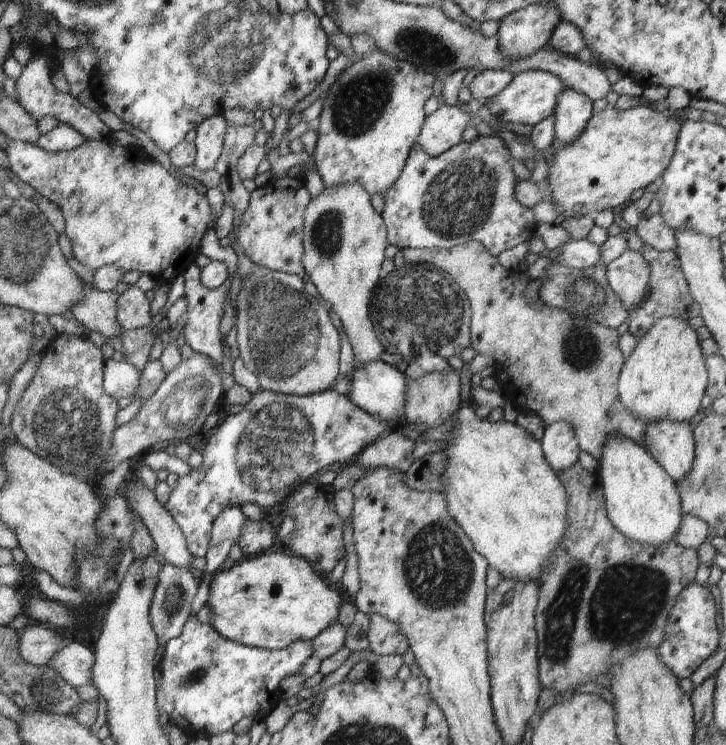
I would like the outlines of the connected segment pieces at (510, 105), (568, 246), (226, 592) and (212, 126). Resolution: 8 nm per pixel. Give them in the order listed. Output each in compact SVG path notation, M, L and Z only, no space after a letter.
M525 70L521 73L516 73L510 84L500 91L495 97L490 97L483 102L495 116L496 119L508 124L528 124L534 126L540 120L548 118L555 110L557 96L560 91L563 91L566 86L554 74L543 70Z
M571 238L562 245L561 252L553 262L569 269L585 269L597 265L600 259L599 246L592 244L586 238L579 241Z
M260 552L256 558L244 559L214 576L205 605L212 613L209 625L220 636L232 642L271 651L286 648L299 640L314 640L327 626L338 621L338 611L344 600L346 596L343 588L332 585L305 558L284 552Z
M222 115L210 117L196 128L196 156L195 164L199 169L214 169L220 158L225 134L227 133L226 120Z

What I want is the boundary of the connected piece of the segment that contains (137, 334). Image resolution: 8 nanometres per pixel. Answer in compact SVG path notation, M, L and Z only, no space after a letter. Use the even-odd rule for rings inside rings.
M151 327L123 329L120 343L124 347L124 360L133 364L142 372L150 356L150 348L154 344L154 331Z

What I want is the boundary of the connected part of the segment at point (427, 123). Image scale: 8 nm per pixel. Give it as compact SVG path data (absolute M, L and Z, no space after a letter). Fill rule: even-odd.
M442 105L424 119L415 144L431 157L440 156L462 142L462 132L473 120L460 105Z

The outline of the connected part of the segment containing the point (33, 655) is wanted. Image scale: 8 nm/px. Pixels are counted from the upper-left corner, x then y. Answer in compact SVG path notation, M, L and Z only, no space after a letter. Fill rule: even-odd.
M31 622L17 631L20 656L33 665L47 666L51 656L65 646L61 630Z

